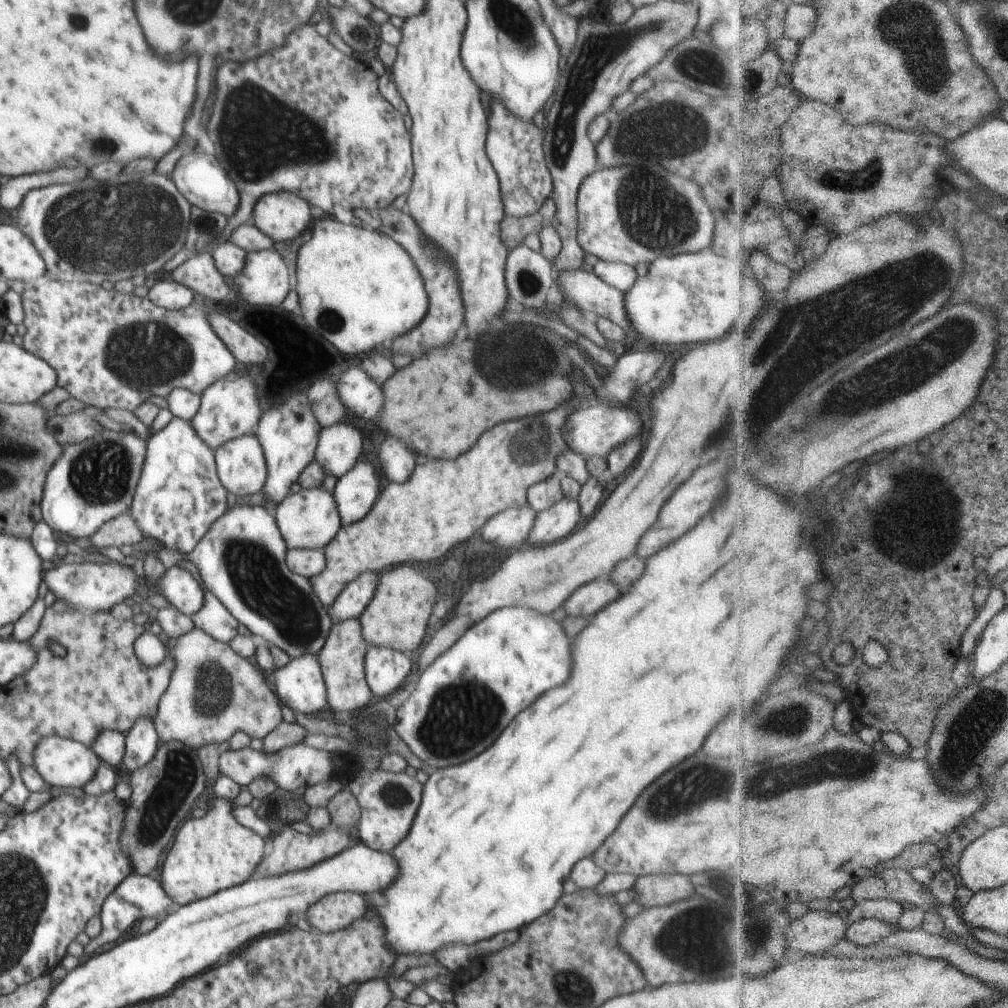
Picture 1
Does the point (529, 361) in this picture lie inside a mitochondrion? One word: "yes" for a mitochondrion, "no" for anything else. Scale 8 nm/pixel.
yes

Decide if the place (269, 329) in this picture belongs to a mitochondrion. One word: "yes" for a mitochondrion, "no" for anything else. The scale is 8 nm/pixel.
no

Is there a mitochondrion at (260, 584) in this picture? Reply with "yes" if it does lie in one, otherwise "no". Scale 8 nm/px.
yes

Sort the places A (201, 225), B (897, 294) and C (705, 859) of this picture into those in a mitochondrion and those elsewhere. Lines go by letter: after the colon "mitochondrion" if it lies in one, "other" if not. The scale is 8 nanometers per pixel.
A: mitochondrion
B: mitochondrion
C: other

